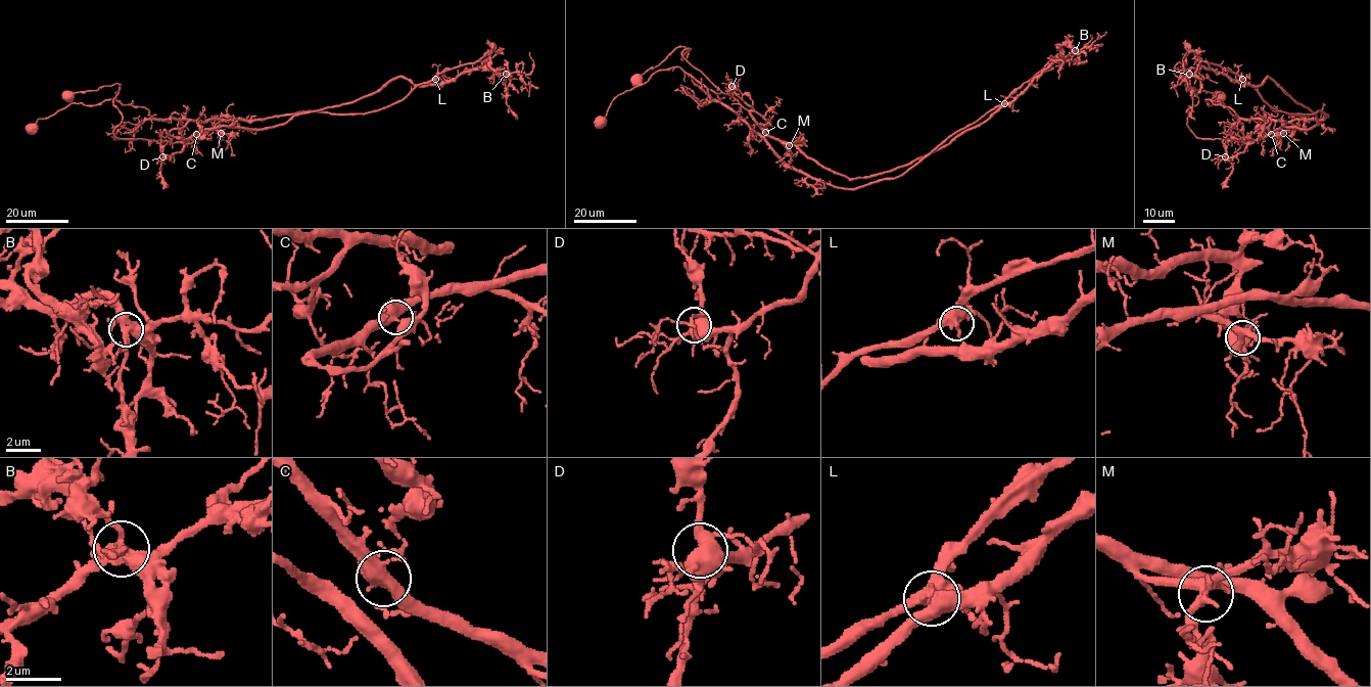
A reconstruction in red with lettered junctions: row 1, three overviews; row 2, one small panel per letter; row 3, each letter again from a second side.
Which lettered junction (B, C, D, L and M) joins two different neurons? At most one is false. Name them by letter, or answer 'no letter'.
L

